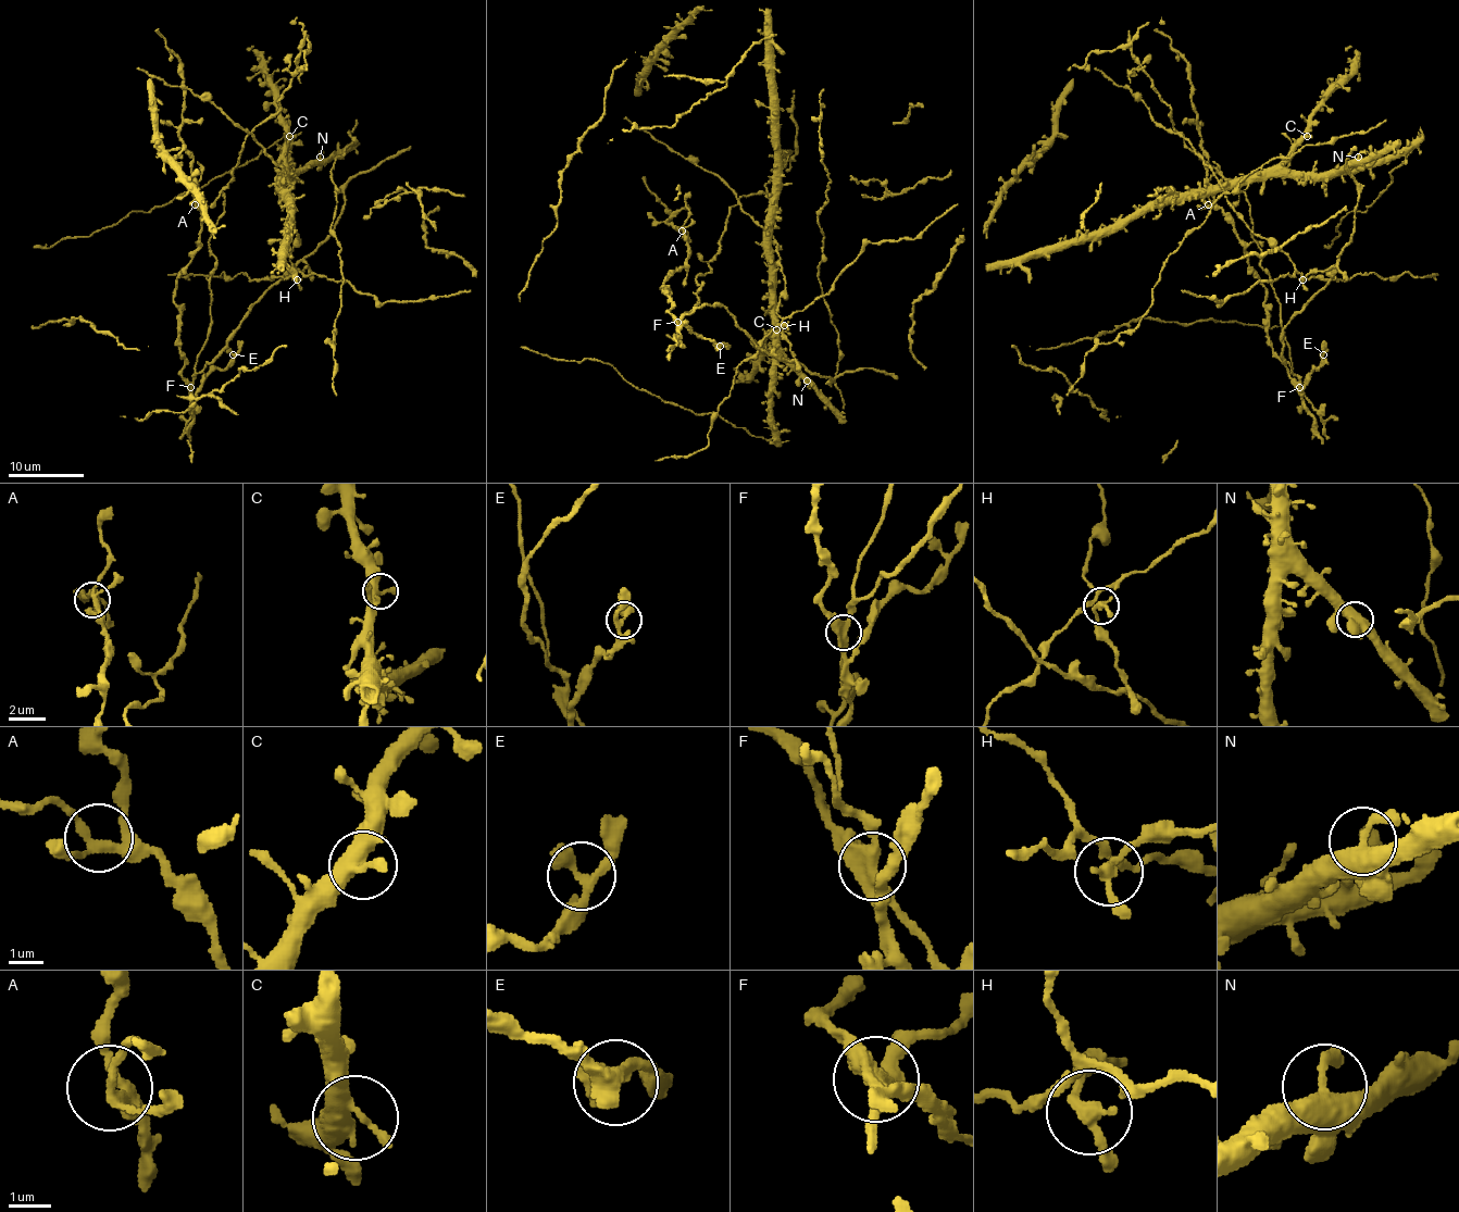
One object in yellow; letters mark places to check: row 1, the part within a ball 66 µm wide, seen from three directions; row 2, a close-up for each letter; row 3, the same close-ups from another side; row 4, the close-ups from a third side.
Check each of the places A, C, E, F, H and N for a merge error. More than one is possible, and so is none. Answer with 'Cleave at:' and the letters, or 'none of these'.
Cleave at: F, H

